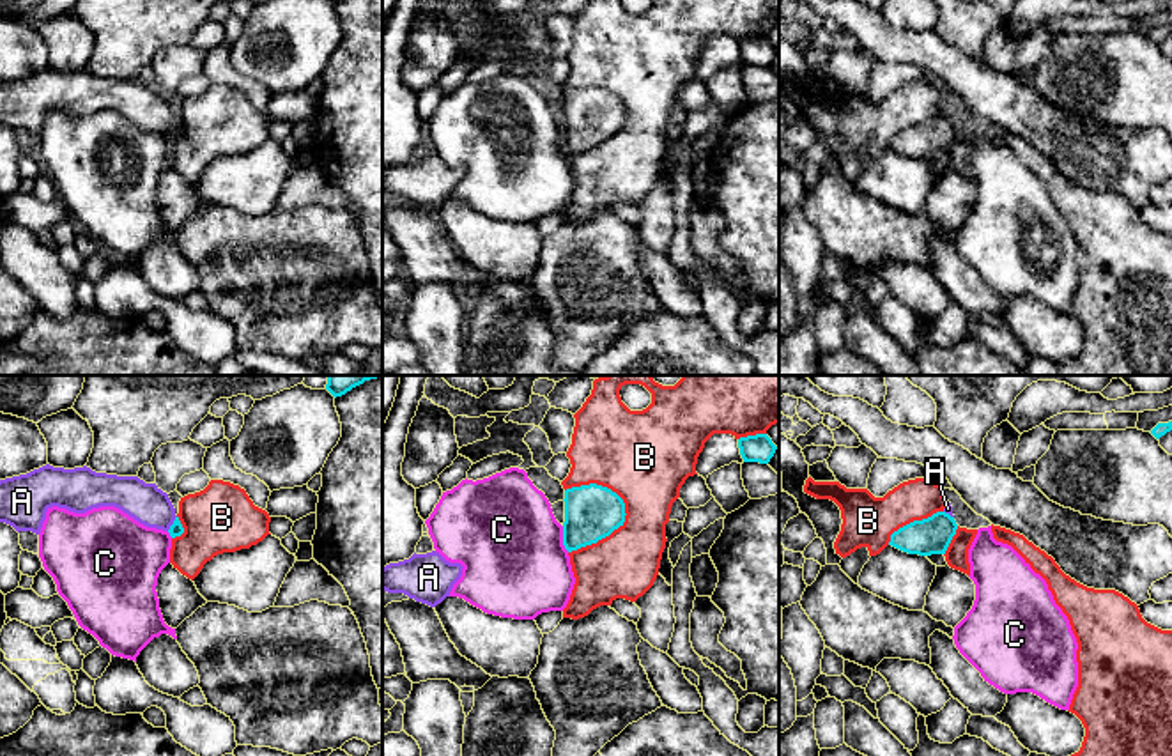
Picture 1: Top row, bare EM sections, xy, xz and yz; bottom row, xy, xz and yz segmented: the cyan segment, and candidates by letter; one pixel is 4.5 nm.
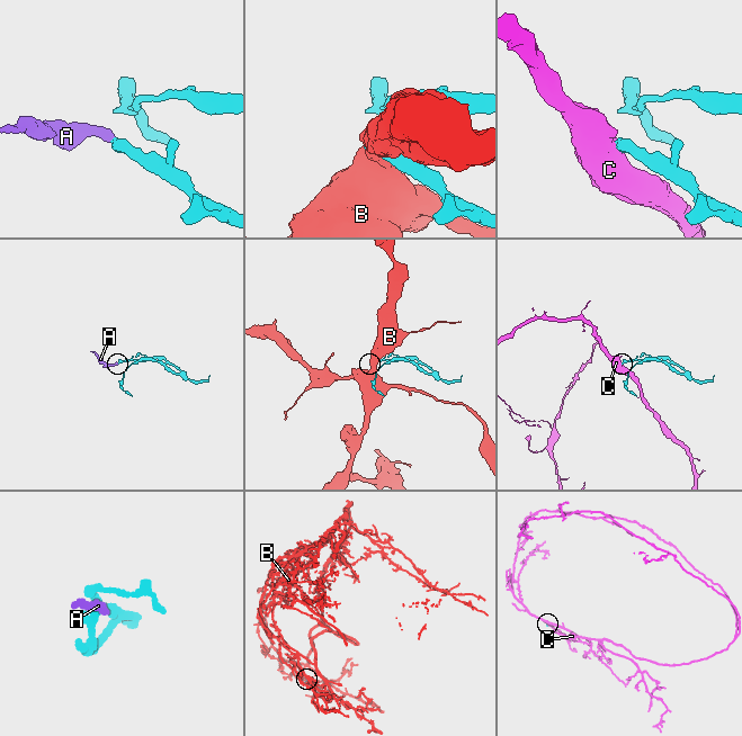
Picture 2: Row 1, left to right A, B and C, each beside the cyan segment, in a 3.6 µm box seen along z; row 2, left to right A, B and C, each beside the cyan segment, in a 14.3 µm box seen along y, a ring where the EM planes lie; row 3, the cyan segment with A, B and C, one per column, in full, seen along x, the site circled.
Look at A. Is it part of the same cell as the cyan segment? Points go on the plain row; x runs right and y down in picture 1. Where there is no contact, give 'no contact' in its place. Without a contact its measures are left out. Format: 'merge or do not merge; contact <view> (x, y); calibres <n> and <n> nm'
merge; contact xy (174, 126); calibres 60 and 180 nm

